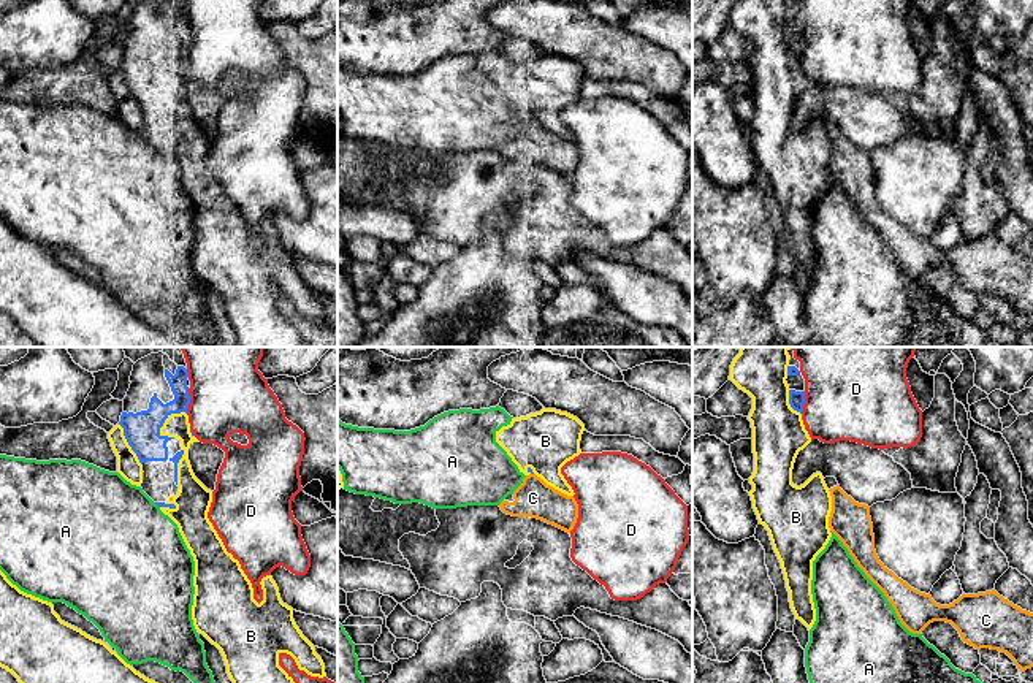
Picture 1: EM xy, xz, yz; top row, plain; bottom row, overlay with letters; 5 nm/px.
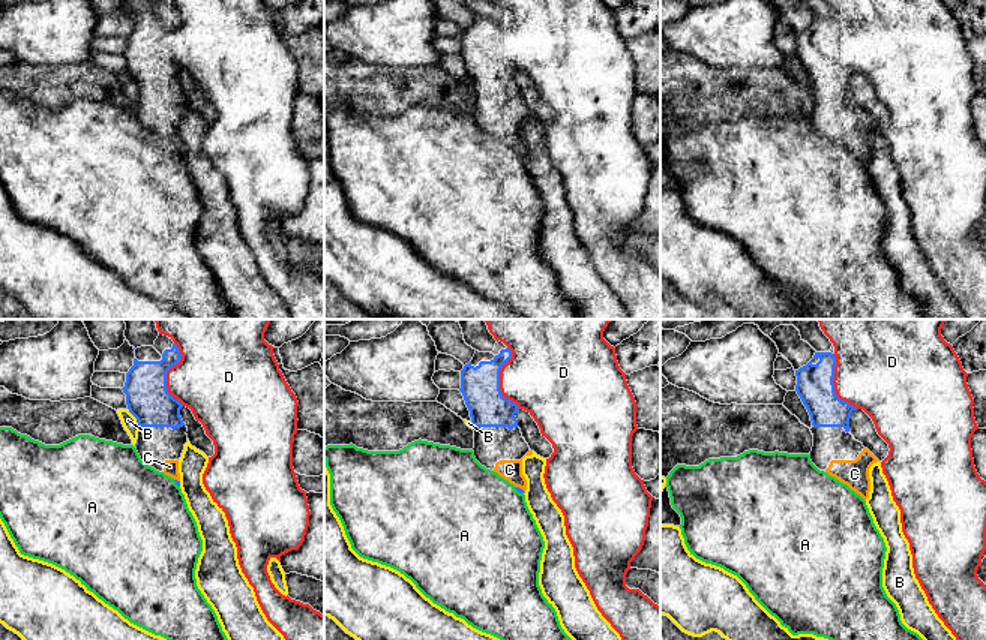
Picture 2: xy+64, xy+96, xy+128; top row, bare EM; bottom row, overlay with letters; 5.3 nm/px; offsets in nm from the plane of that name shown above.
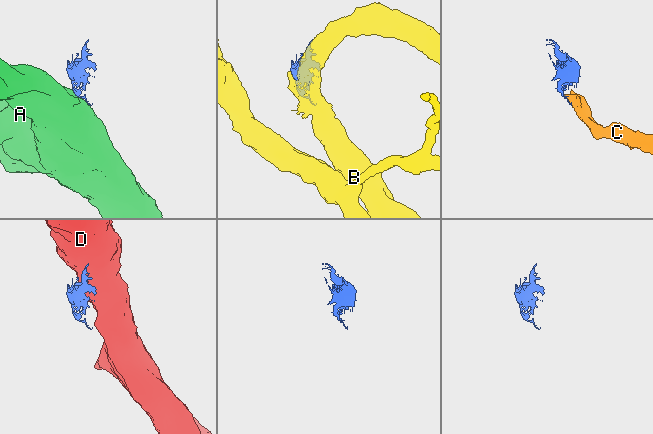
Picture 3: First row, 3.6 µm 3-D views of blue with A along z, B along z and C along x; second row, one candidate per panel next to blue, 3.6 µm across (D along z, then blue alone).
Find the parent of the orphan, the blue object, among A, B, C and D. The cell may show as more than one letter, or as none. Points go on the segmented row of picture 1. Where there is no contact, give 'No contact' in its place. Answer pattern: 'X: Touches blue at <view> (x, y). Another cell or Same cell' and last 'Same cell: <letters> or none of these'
A: Touches blue at xy (157, 504). Another cell
B: Touches blue at xy (167, 417). Another cell
C: No contact. Same cell
D: Touches blue at xy (189, 401). Another cell
Same cell: C

